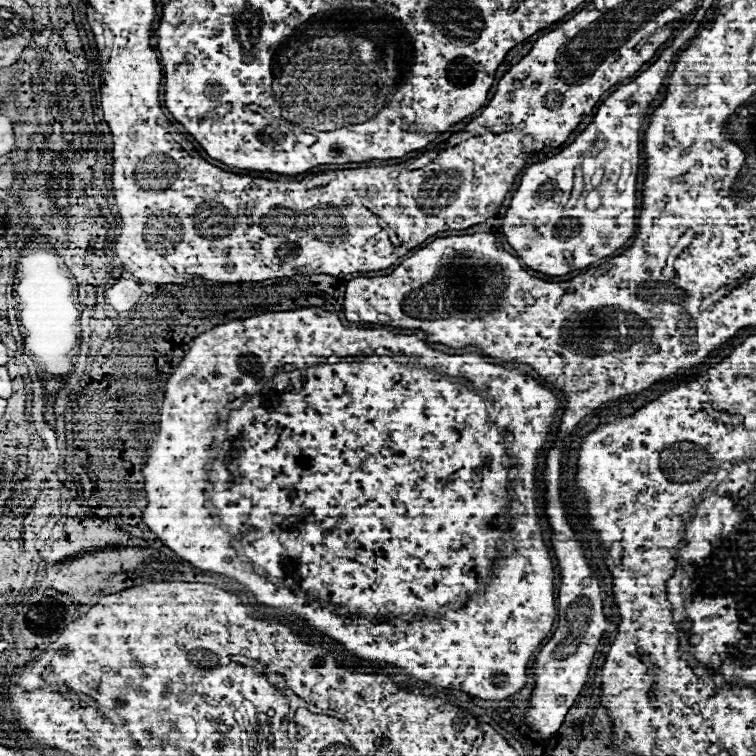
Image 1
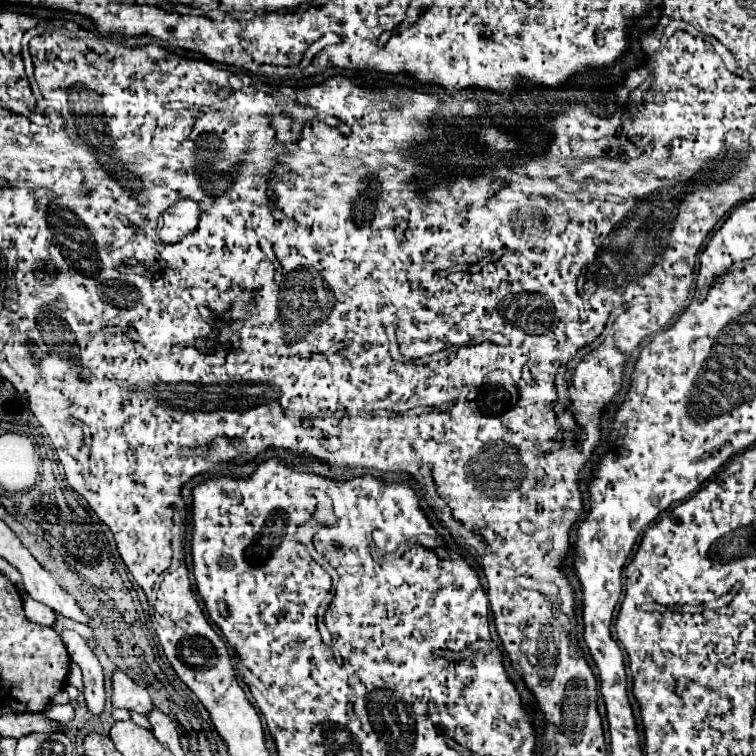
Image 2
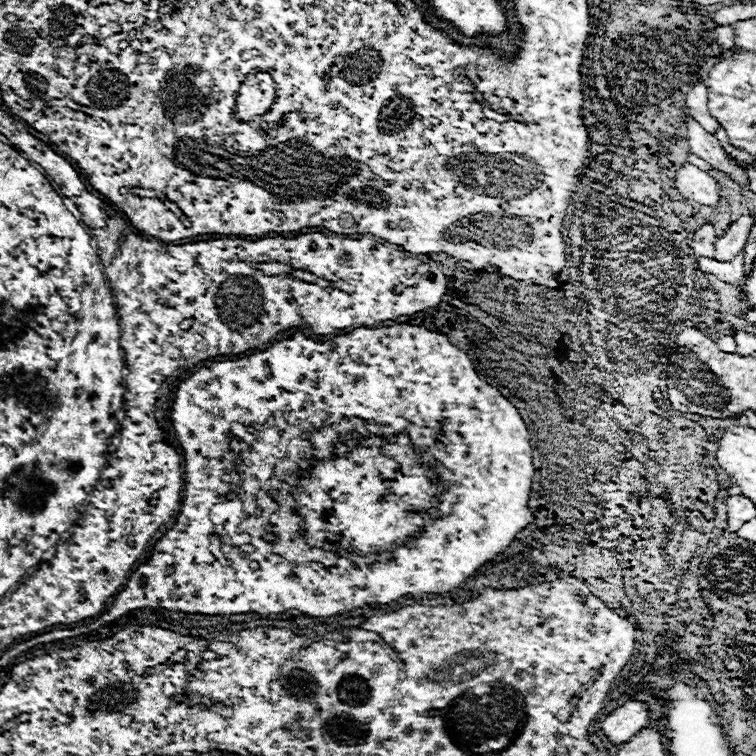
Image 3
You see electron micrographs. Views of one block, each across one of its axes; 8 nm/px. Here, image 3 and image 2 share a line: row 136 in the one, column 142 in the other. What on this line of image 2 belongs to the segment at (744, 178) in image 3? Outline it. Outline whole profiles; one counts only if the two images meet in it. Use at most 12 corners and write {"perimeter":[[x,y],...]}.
{"perimeter":[[122,670],[112,678],[112,704],[148,716],[150,694]]}

